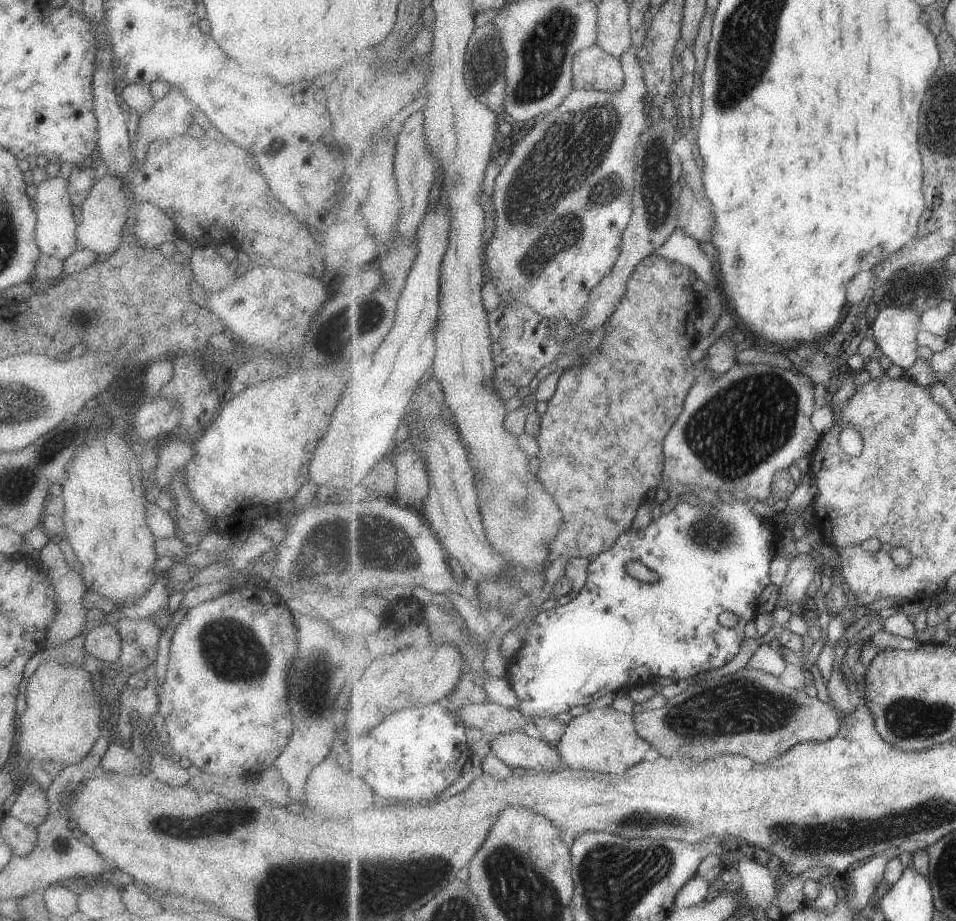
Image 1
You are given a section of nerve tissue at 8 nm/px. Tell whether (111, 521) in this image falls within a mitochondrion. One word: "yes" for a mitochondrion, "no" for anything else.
no

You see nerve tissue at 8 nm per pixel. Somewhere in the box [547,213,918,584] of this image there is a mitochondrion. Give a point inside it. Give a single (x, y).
(767, 397)

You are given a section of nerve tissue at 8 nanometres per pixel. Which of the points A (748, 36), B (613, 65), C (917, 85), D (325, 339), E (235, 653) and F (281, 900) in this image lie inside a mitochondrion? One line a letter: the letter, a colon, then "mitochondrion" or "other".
A: mitochondrion
B: other
C: other
D: other
E: mitochondrion
F: mitochondrion

